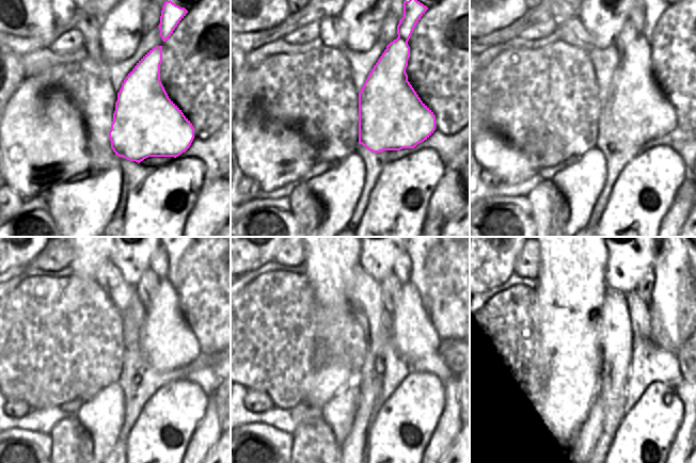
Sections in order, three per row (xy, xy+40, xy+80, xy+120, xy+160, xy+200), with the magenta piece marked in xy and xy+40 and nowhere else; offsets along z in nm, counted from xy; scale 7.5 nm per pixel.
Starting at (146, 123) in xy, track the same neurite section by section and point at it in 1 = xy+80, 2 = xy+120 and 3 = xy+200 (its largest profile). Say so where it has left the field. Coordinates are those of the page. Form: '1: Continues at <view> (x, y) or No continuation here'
1: Continues at xy+80 (641, 112)
2: Continues at xy+120 (169, 342)
3: Continues at xy+200 (670, 326).

